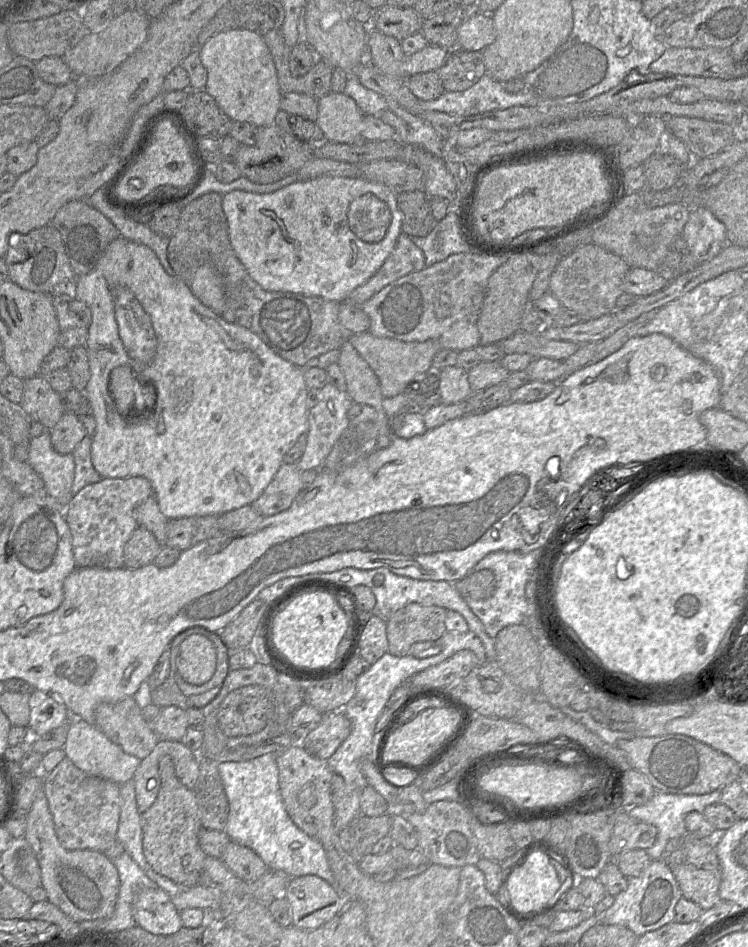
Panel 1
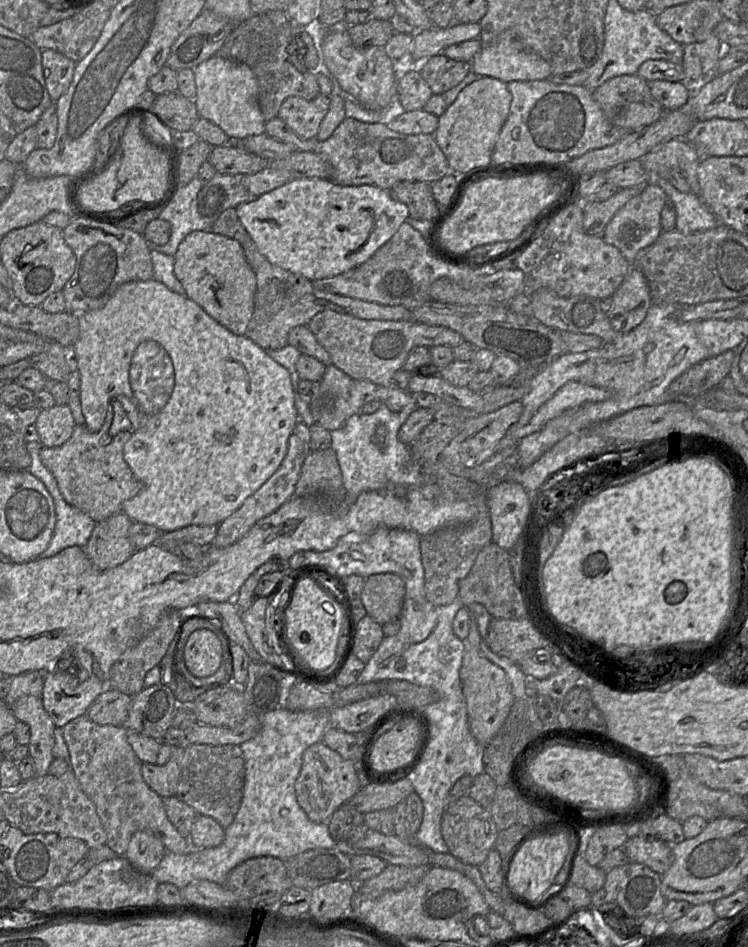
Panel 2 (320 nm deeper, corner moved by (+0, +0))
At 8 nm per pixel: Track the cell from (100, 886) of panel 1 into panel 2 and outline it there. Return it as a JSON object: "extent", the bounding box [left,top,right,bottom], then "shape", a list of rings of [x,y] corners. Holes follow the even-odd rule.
{"extent":[4,671,55,775],"shape":[[[26,671],[11,678],[11,685],[4,701],[9,706],[17,721],[26,723],[30,728],[30,742],[27,745],[29,755],[34,761],[34,775],[48,774],[51,762],[54,759],[53,746],[55,742],[55,725],[43,707],[42,691],[44,685],[43,671]]]}

